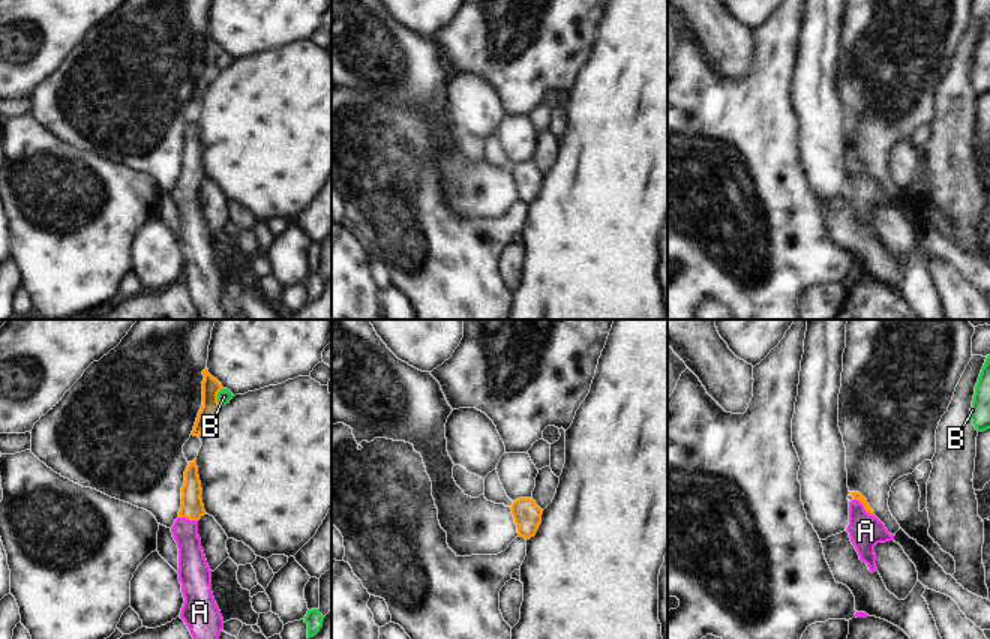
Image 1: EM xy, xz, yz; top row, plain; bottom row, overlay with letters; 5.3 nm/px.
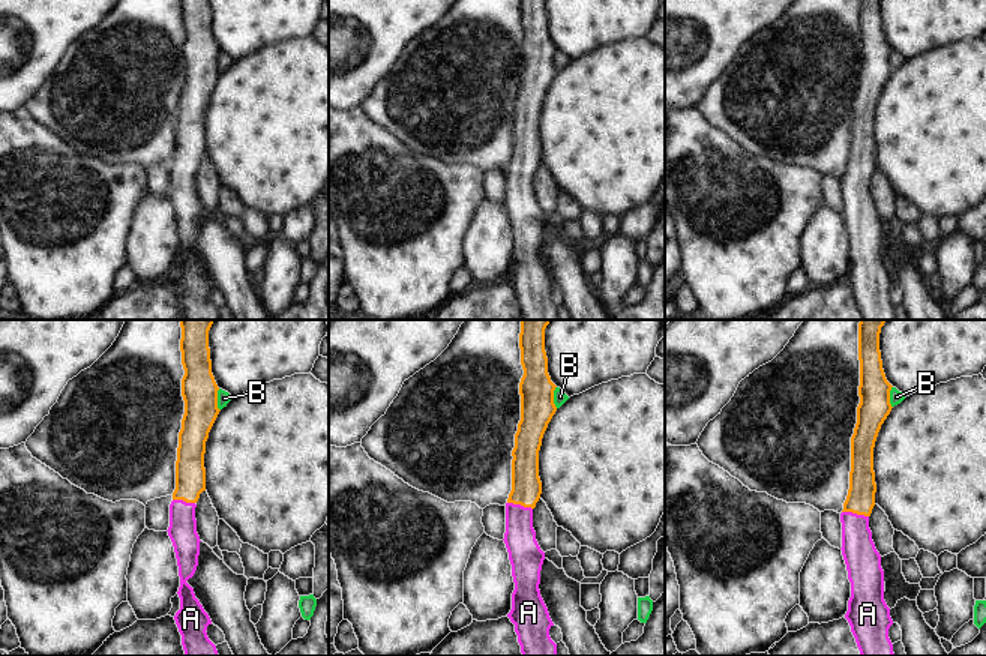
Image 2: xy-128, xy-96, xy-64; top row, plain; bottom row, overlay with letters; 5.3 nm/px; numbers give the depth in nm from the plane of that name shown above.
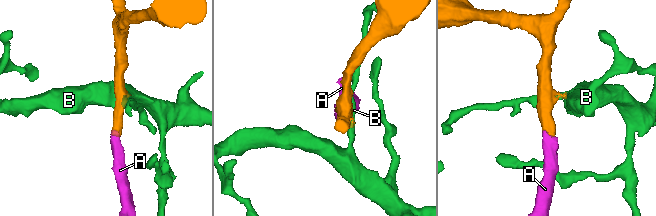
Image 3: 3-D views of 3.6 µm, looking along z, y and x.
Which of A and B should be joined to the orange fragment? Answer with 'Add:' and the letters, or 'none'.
Add: A

